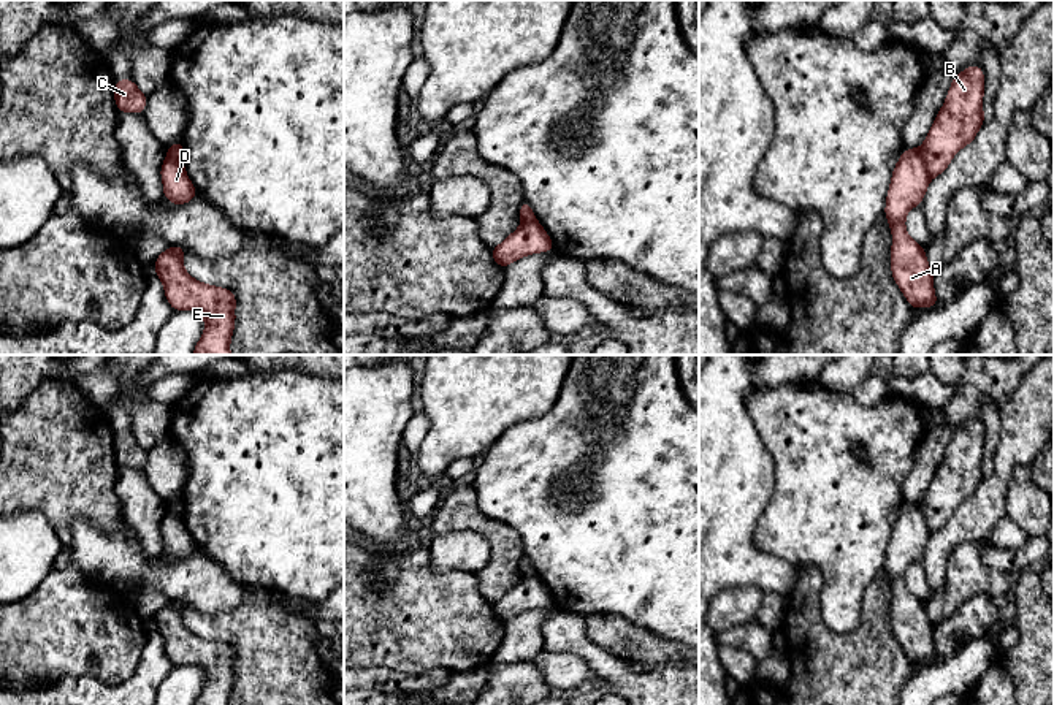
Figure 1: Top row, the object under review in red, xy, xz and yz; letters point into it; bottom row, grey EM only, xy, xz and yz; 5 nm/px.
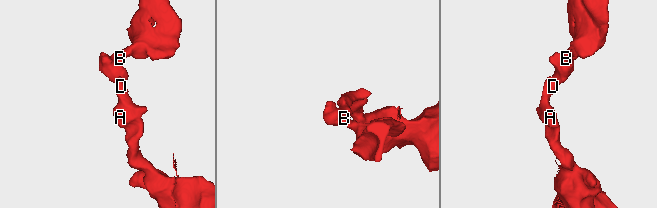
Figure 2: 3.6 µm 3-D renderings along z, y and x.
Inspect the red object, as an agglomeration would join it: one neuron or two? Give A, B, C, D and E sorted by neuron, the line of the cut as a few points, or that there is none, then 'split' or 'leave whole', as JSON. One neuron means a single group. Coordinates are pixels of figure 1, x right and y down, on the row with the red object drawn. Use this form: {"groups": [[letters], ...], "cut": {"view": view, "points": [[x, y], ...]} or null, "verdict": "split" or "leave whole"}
{"groups": [["A", "D", "E"], ["B", "C"]], "cut": {"view": "yz", "points": [[918, 149], [931, 178]]}, "verdict": "split"}

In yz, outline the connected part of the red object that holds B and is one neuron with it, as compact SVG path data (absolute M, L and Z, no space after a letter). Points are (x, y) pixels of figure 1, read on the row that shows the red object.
M972 65L954 76L946 100L919 147L930 177L940 176L953 157L973 143L984 124L983 84L984 73L980 65Z

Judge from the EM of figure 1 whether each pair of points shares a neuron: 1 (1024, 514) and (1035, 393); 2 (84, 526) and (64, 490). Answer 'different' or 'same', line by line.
1: different
2: different

